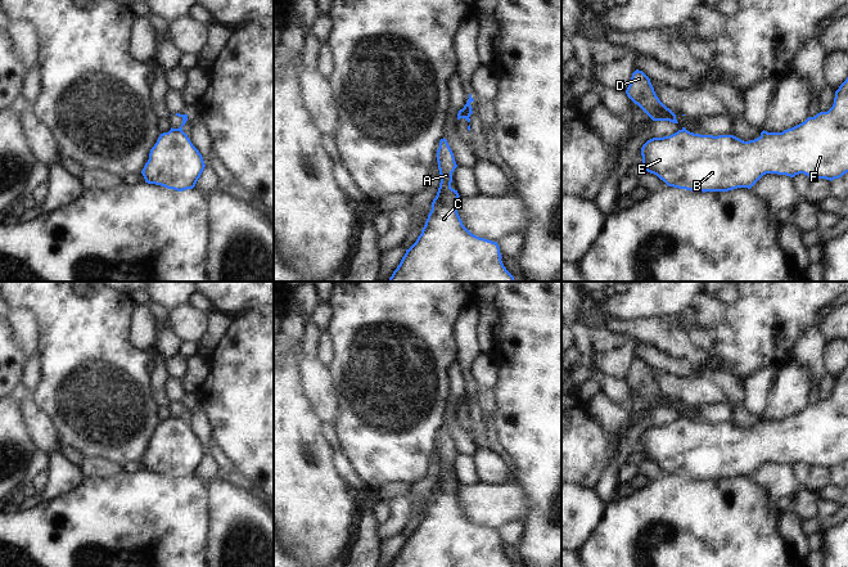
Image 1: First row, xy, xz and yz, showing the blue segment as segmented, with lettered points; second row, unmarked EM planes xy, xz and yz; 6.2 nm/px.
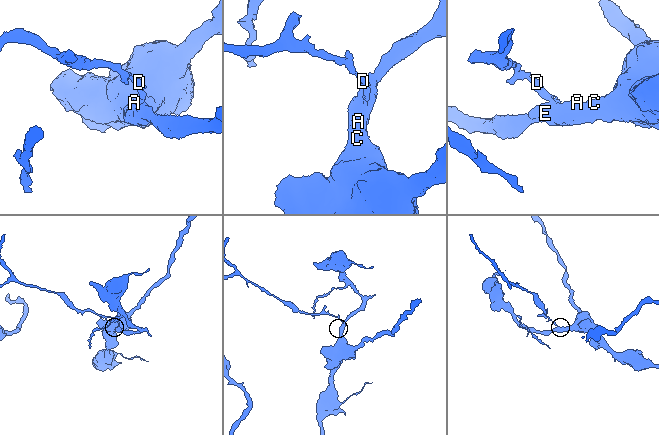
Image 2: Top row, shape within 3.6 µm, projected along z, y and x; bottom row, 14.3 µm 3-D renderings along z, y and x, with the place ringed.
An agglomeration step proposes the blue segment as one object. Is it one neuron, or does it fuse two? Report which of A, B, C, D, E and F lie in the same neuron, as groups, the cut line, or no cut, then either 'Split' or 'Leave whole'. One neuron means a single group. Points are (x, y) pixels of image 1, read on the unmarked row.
Groups: A B C E F / D. Split along xy (171, 417), (181, 418). Split

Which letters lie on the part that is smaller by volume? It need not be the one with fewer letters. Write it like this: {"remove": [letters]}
{"remove": ["D"]}

